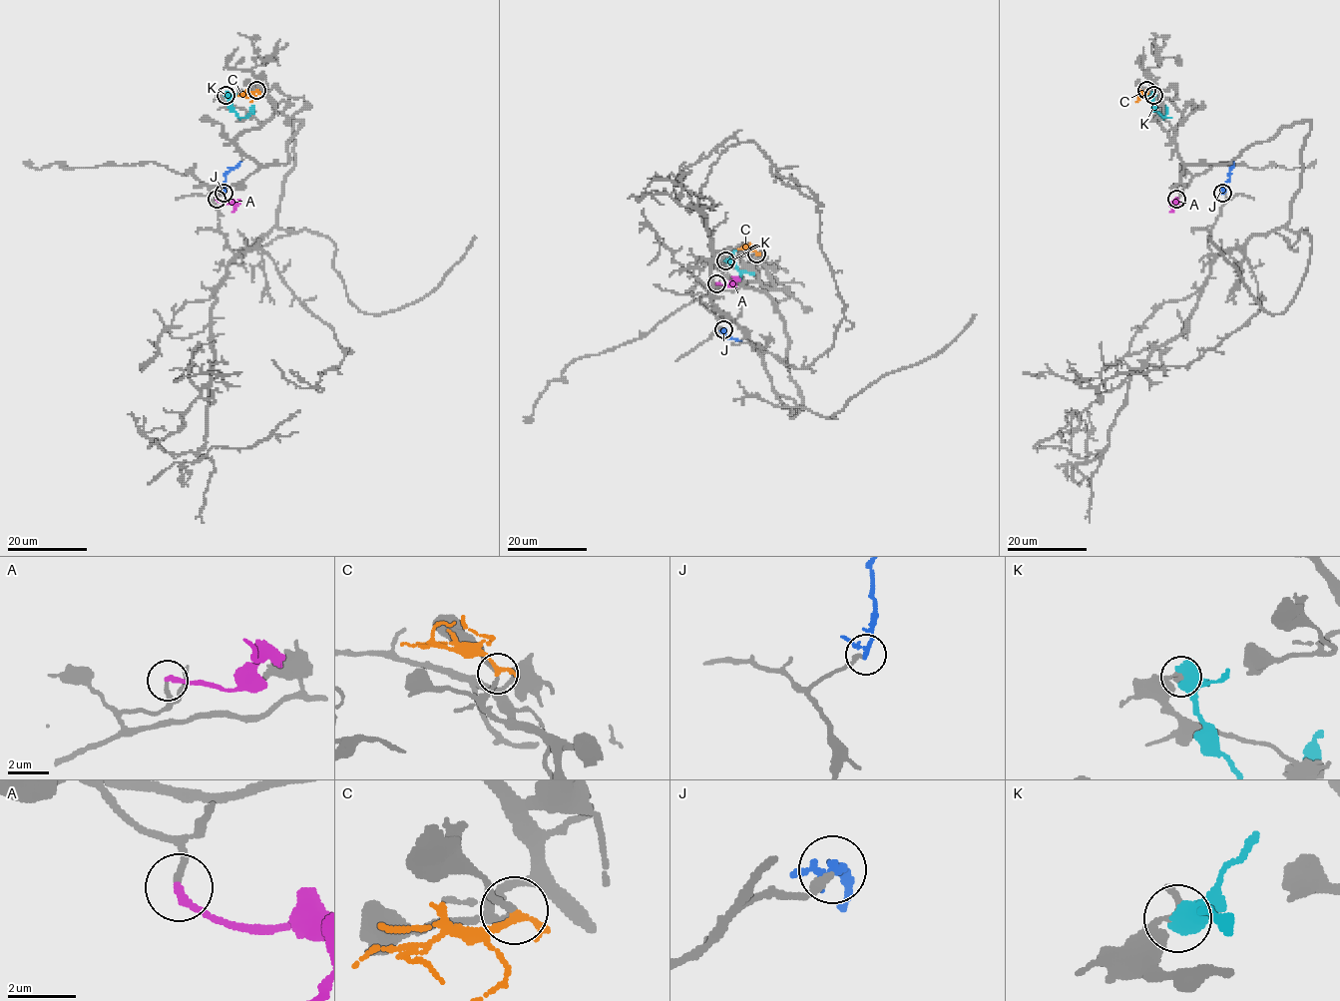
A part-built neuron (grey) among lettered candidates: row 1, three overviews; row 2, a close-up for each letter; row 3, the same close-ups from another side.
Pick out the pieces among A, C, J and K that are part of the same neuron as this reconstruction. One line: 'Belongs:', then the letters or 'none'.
Belongs: A

